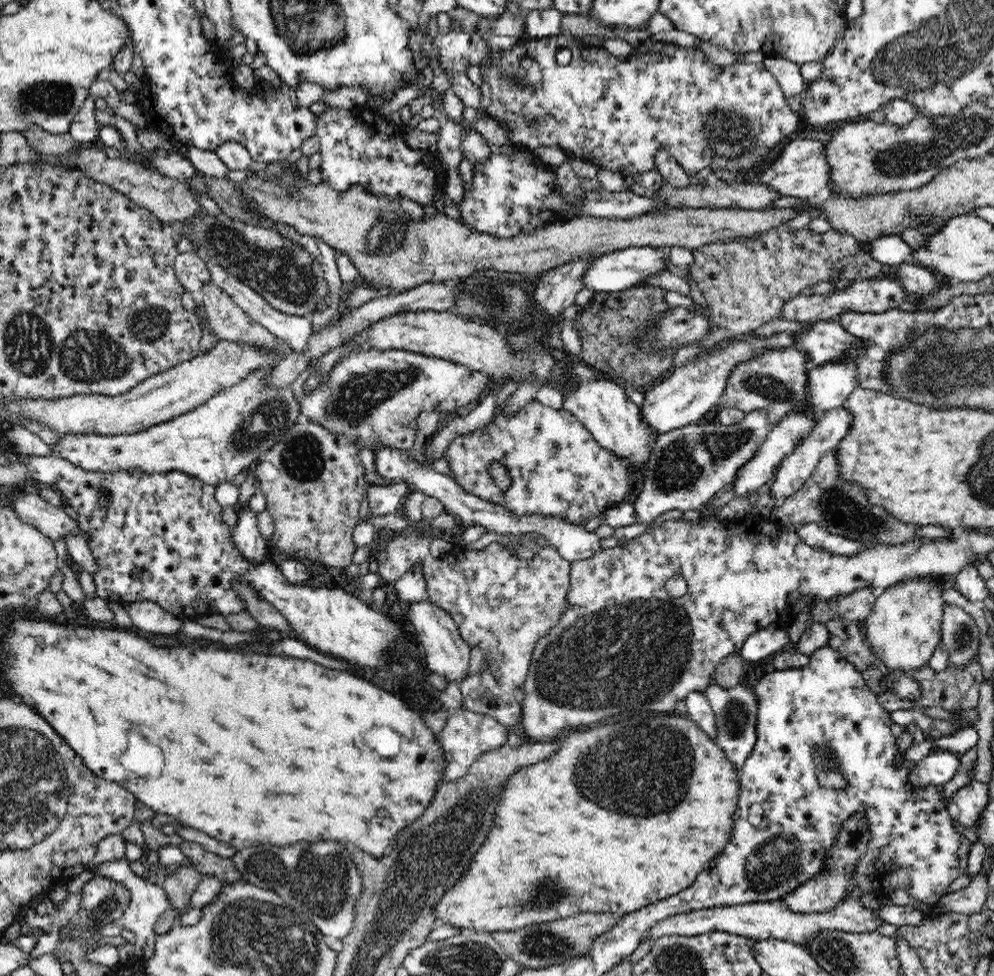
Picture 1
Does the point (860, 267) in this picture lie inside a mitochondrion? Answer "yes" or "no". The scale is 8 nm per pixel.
no

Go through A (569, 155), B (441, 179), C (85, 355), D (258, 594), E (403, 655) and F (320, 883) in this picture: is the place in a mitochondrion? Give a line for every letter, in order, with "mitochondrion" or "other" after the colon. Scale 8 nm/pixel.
A: other
B: other
C: mitochondrion
D: other
E: mitochondrion
F: mitochondrion

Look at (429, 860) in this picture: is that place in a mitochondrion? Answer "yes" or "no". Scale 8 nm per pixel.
yes

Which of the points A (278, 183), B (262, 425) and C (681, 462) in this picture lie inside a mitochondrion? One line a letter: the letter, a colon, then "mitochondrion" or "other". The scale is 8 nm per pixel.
A: mitochondrion
B: mitochondrion
C: mitochondrion

